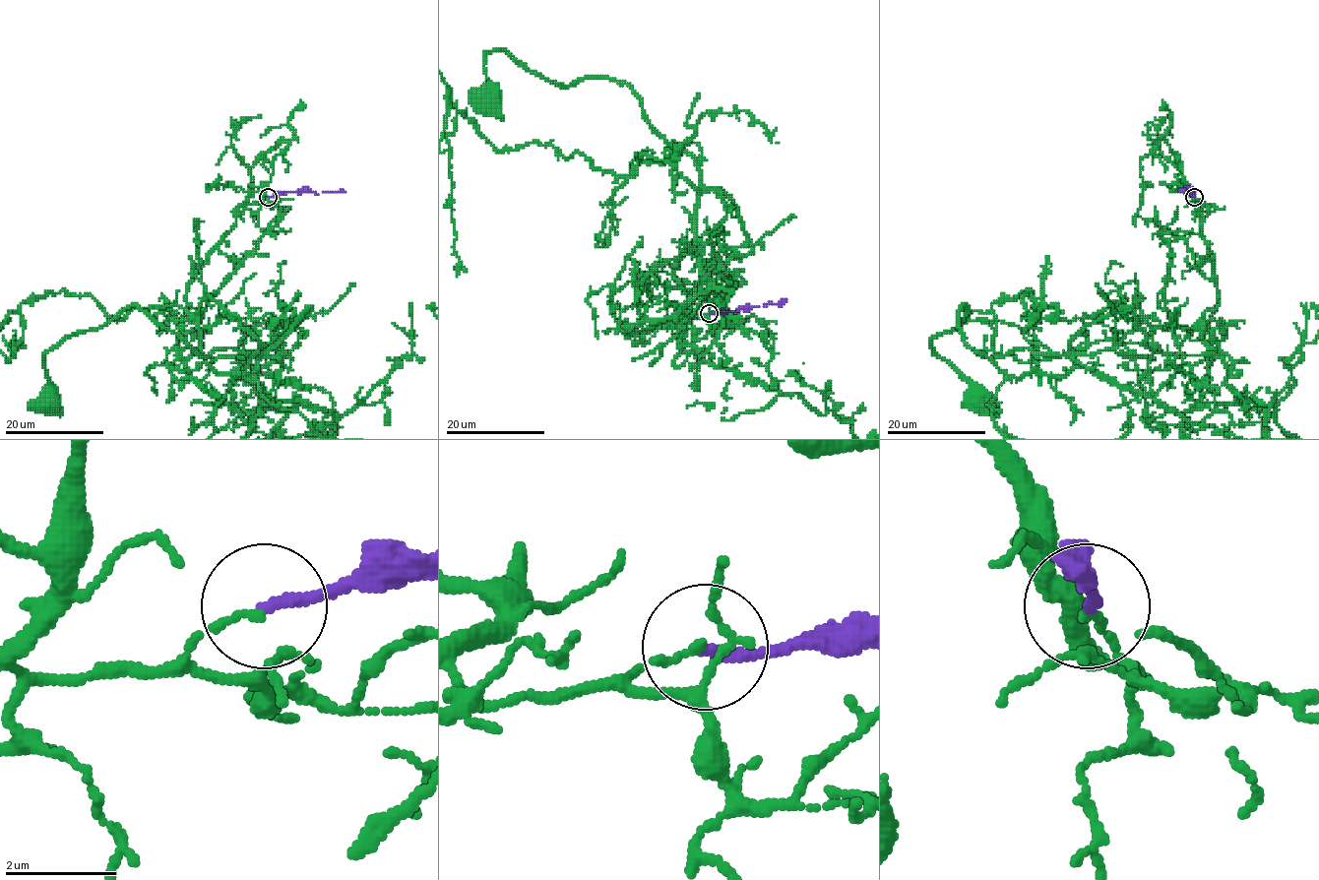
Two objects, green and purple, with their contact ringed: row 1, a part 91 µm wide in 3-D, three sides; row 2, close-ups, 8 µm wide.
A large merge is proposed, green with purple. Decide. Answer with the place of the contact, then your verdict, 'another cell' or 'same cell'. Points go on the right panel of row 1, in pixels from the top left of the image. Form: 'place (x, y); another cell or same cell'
place (1194, 197); another cell

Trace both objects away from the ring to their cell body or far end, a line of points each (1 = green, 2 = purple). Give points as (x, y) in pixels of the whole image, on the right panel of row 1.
1: (1194, 197), (1219, 306), (1196, 403), (1174, 412), (1070, 357), (977, 354), (965, 305), (931, 347), (975, 399)
2: (1194, 197), (1191, 191), (1186, 194), (1180, 191)

